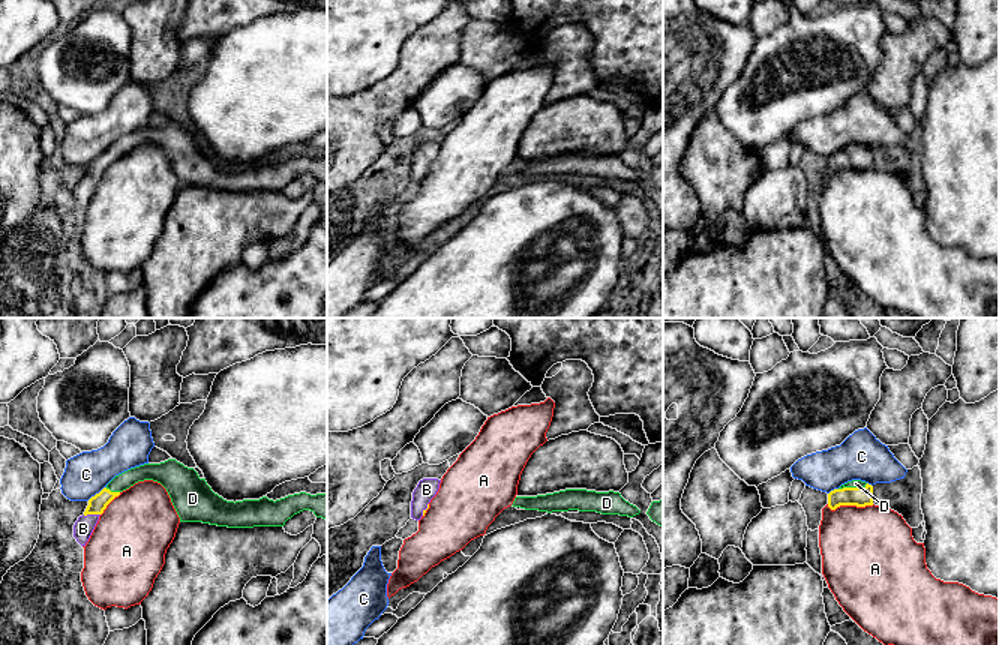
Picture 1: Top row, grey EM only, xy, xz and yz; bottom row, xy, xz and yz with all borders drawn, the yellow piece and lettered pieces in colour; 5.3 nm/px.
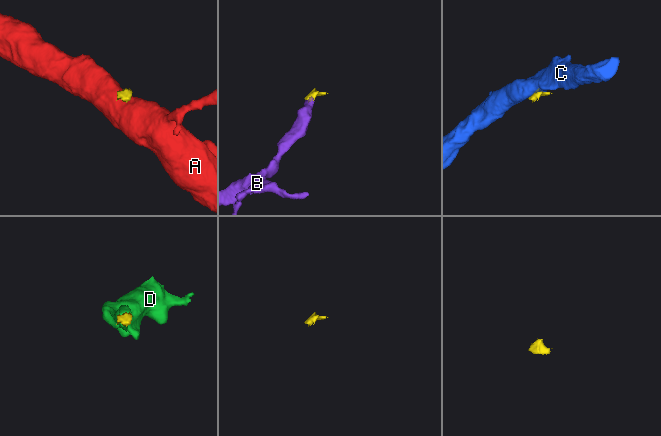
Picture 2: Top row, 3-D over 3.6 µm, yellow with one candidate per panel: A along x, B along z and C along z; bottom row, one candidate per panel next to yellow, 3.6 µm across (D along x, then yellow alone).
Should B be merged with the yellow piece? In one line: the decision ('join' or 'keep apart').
join

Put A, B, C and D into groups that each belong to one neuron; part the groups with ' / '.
A / B D / C

